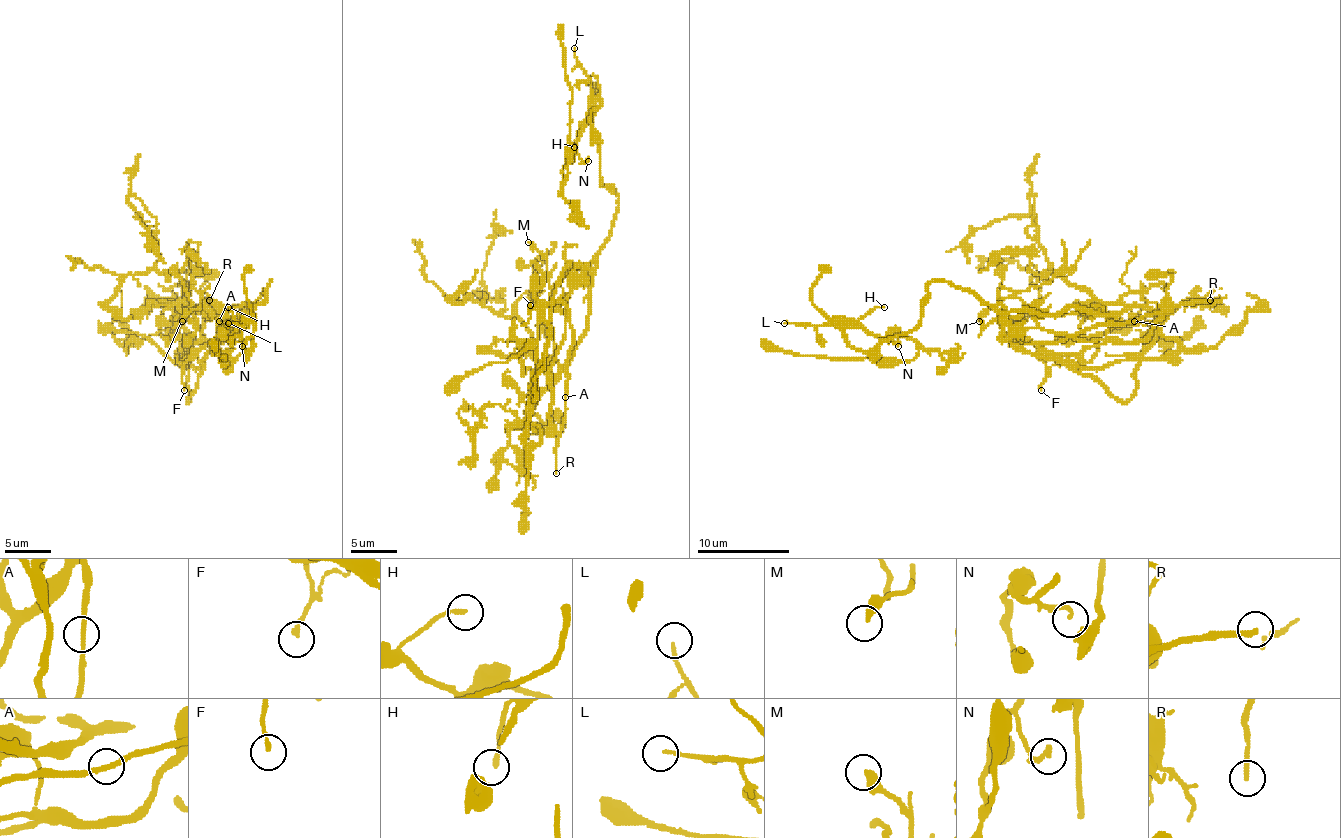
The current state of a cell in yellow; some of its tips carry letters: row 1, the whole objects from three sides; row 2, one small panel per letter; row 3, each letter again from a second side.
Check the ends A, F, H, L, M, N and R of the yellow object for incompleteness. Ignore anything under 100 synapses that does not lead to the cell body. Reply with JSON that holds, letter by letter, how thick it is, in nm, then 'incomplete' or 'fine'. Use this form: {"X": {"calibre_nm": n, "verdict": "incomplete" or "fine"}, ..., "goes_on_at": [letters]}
{"A": {"calibre_nm": 170, "verdict": "fine"}, "F": {"calibre_nm": 190, "verdict": "fine"}, "H": {"calibre_nm": 170, "verdict": "fine"}, "L": {"calibre_nm": 120, "verdict": "fine"}, "M": {"calibre_nm": 320, "verdict": "fine"}, "N": {"calibre_nm": 140, "verdict": "fine"}, "R": {"calibre_nm": 200, "verdict": "incomplete"}, "goes_on_at": ["R"]}

